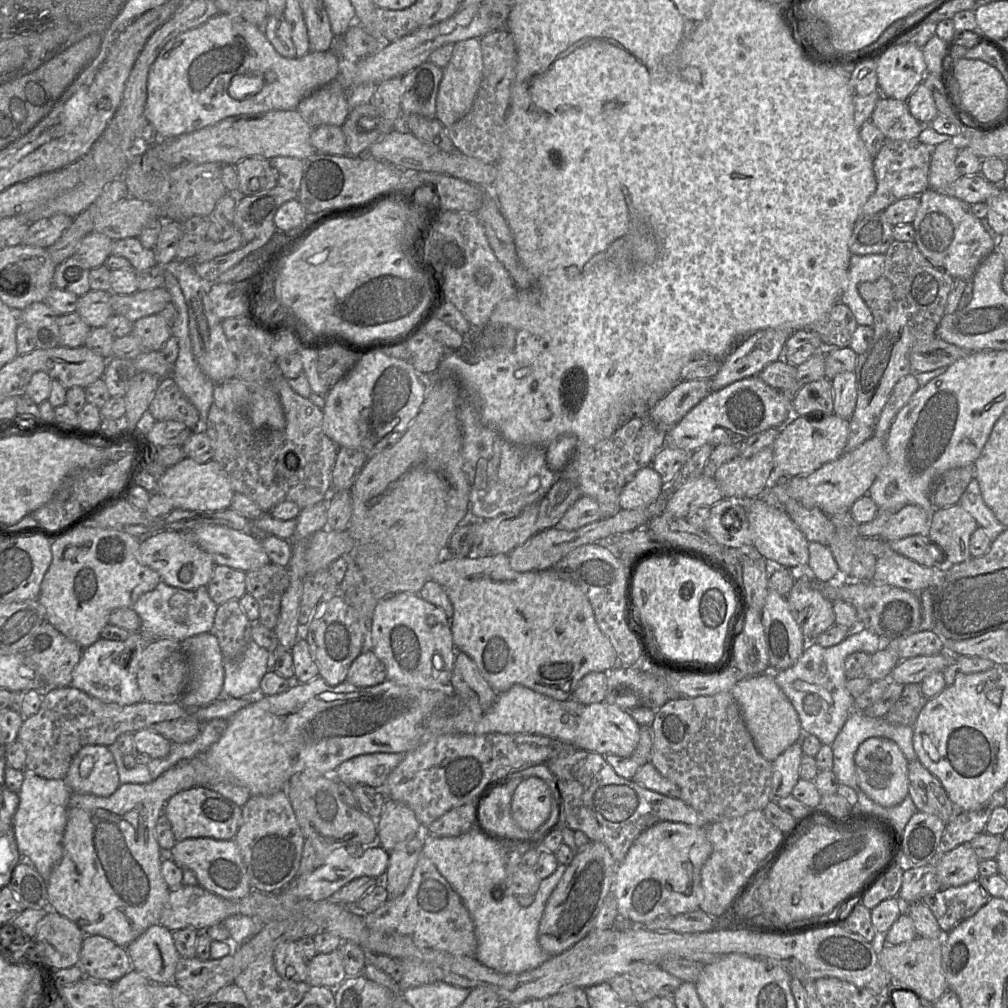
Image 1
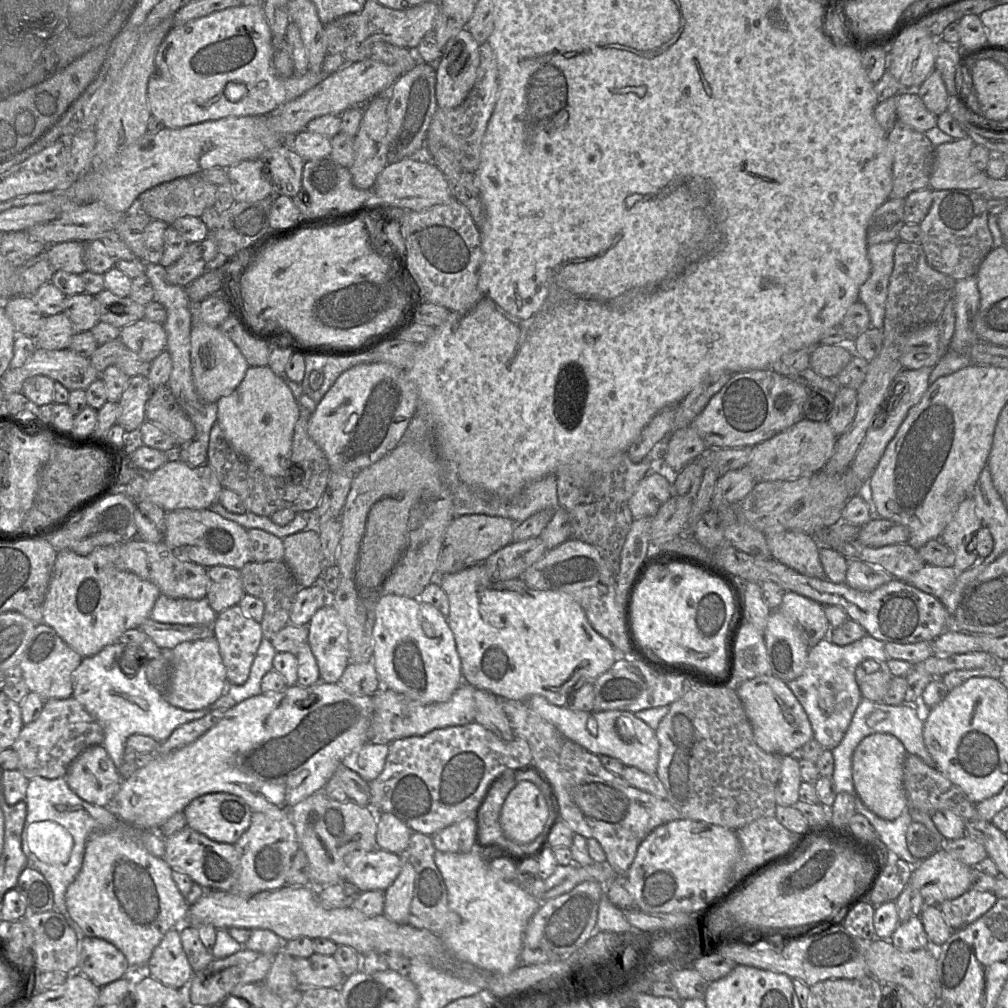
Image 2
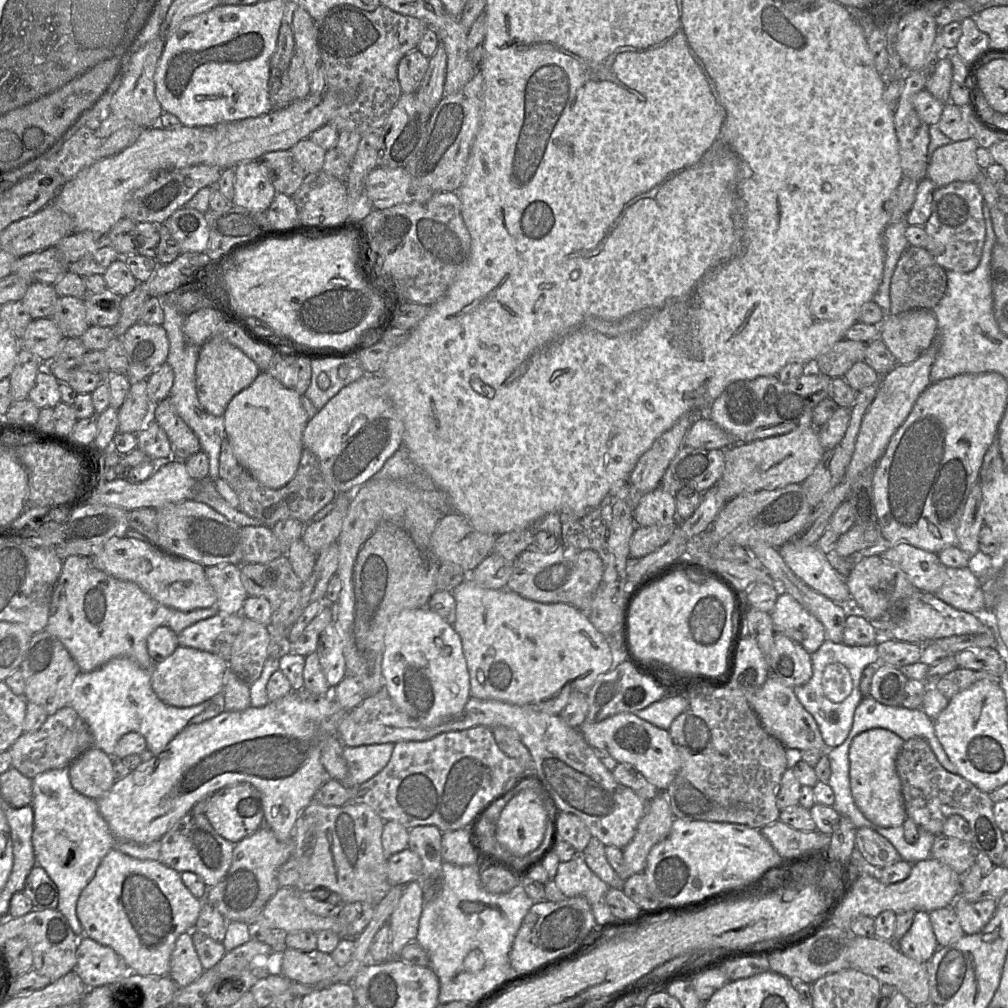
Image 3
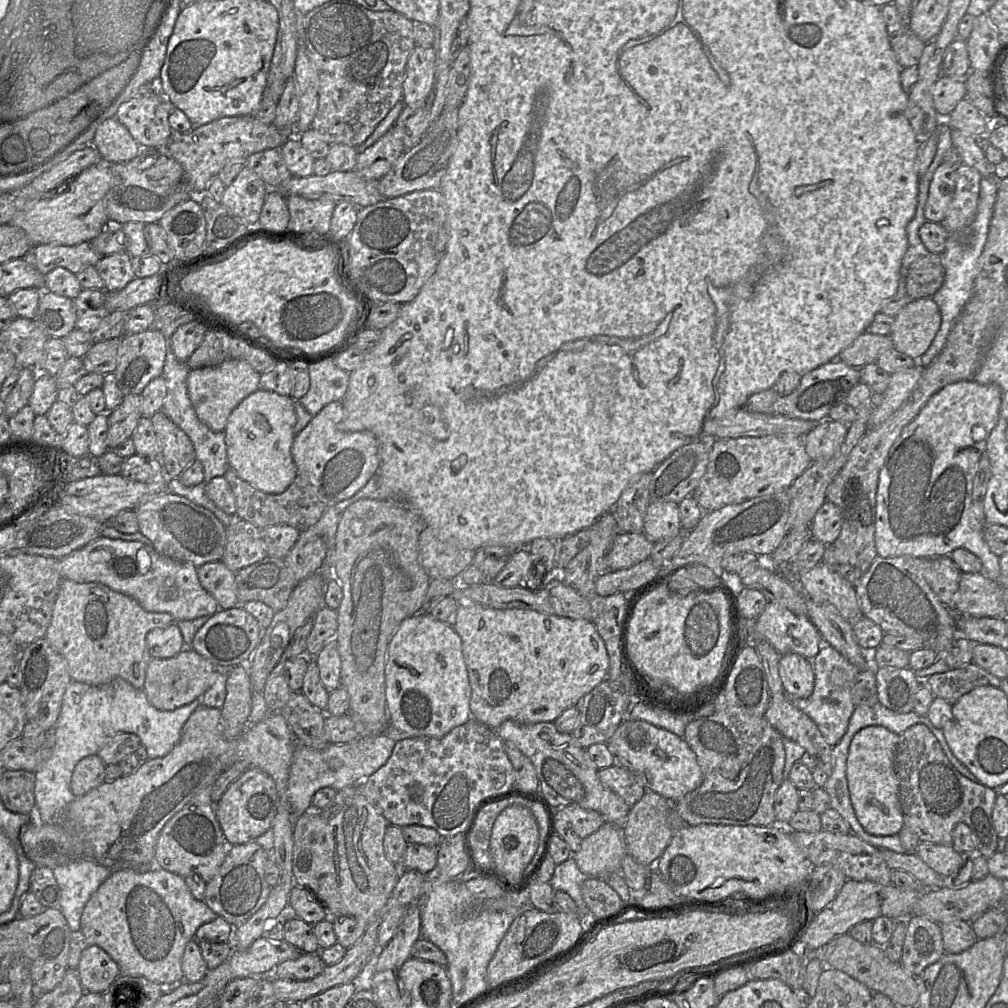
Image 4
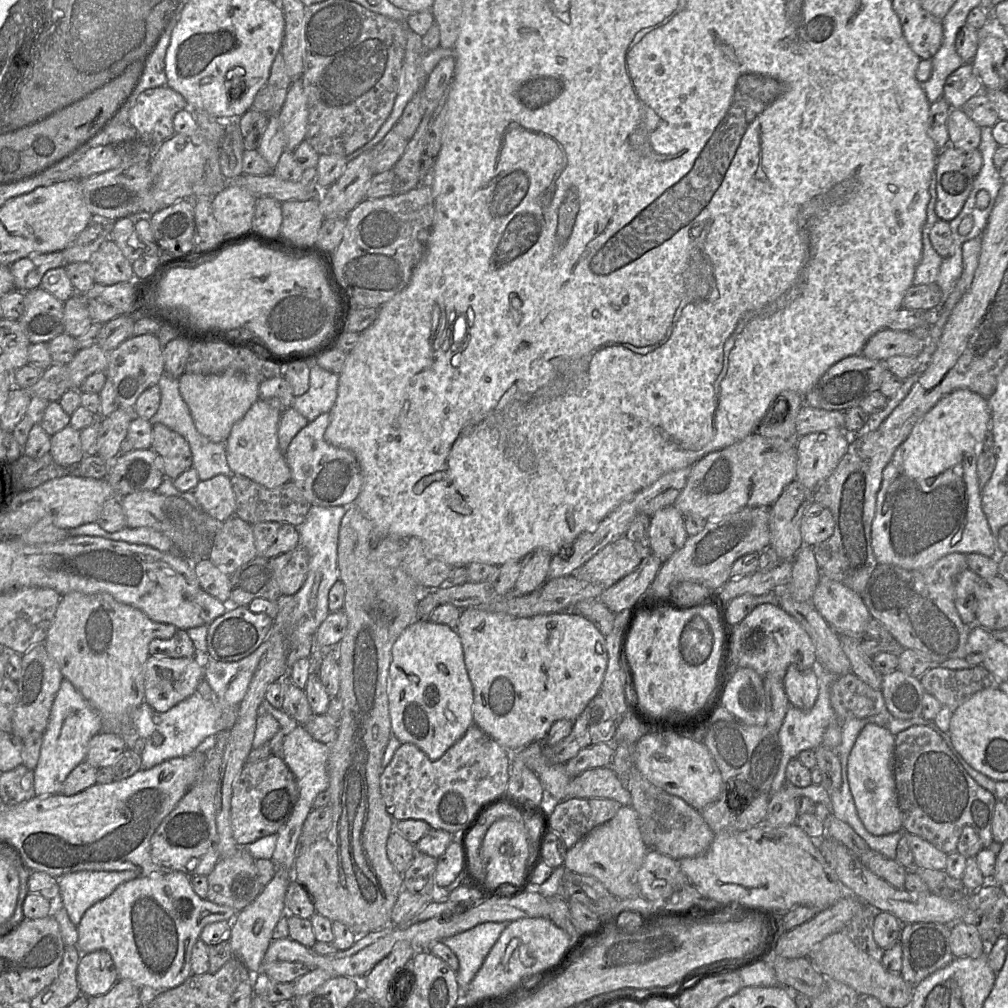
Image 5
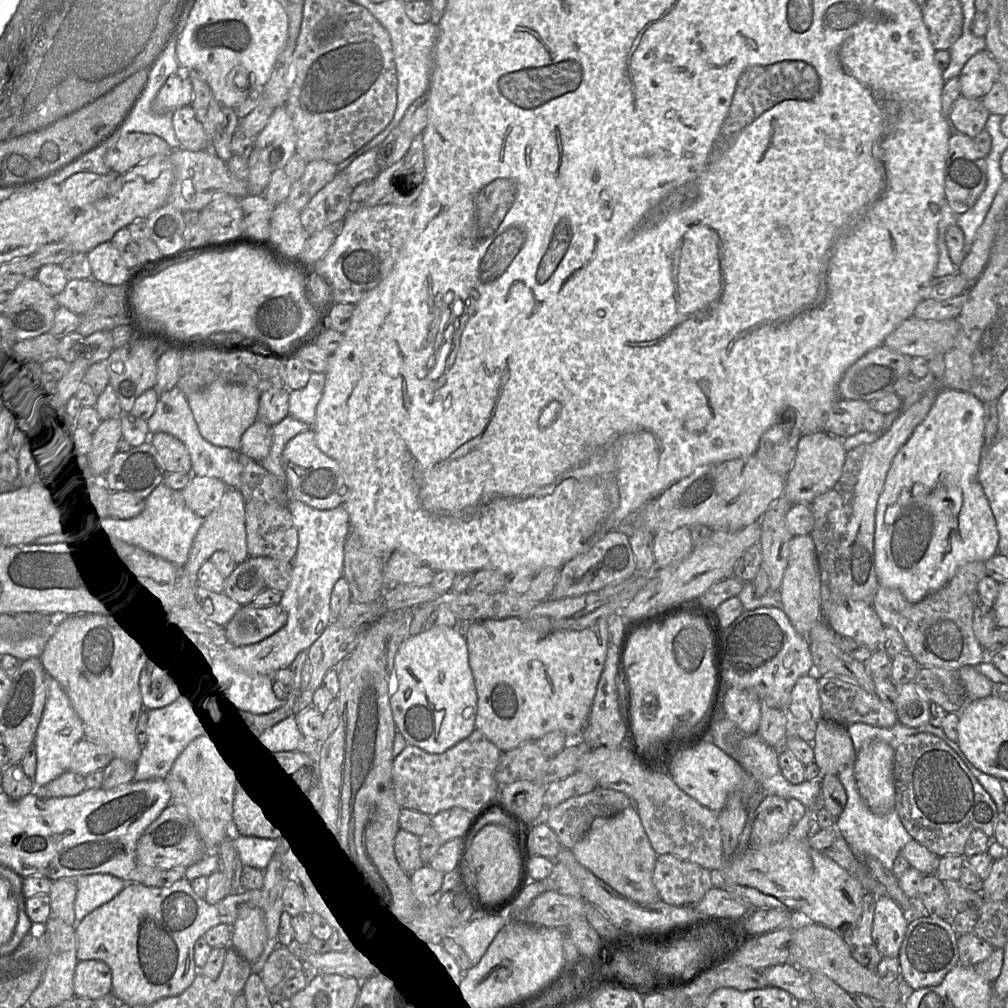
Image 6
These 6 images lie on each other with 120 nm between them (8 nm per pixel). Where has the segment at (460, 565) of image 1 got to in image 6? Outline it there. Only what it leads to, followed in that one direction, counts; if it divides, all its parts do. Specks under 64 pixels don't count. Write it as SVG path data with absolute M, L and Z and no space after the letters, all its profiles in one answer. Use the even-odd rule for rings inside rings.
M636 574L609 603L585 616L552 621L549 632L534 630L515 617L490 618L471 623L464 636L478 697L476 729L502 753L525 742L537 741L556 730L565 732L571 741L581 741L581 733L586 727L608 656L608 618L612 613L621 611L644 588L649 576Z

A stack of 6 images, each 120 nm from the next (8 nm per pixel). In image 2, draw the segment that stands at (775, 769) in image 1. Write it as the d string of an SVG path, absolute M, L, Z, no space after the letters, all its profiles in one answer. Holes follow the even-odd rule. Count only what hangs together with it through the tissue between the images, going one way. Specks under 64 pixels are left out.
M791 755L783 756L781 774L776 787L776 804L780 806L793 806L799 800L801 782L799 761L791 757Z

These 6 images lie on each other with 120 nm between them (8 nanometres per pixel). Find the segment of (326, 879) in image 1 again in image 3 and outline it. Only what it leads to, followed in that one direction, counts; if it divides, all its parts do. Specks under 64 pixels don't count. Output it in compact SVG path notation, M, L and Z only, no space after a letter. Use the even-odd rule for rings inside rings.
M408 848L388 856L387 878L391 886L417 881L422 872L420 857Z

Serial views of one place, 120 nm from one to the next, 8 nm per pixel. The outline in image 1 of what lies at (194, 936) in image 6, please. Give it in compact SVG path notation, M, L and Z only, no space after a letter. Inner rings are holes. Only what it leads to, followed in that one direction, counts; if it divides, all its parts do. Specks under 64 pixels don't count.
M202 755L177 763L149 783L121 784L109 797L72 792L62 839L62 858L47 881L49 907L75 923L85 936L104 936L125 948L150 926L159 924L169 900L170 888L161 874L161 863L166 854L157 842L155 826L167 801L176 793L195 786L208 787L239 807L244 806L251 797L243 786L214 783L214 772Z

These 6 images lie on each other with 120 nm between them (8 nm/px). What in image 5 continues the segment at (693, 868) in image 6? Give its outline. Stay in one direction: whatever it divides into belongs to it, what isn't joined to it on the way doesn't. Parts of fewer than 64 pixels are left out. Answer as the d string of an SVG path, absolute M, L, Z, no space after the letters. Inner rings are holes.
M648 849L638 871L637 881L639 894L649 901L664 901L690 883L682 872L679 861L656 849Z

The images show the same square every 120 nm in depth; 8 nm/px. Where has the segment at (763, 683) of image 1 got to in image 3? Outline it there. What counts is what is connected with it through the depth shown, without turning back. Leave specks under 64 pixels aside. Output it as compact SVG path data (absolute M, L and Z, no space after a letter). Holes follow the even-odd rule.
M769 676L755 694L747 696L747 700L765 731L778 739L785 748L801 751L817 749L824 751L824 754L827 754L827 749L832 749L826 746L815 719L799 702L793 689L785 686L778 678Z

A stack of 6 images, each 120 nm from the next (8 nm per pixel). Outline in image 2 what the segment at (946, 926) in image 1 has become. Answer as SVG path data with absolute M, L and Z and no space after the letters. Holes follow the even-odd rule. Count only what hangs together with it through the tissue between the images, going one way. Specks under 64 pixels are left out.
M970 888L957 898L941 902L938 907L946 924L956 931L986 913L995 904L997 898L991 891Z

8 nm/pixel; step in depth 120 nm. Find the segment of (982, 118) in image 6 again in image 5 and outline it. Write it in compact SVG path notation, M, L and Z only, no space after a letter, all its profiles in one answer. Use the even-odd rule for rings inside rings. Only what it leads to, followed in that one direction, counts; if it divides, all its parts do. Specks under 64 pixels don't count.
M960 108L950 110L947 120L950 145L968 153L978 149L981 127L970 119Z

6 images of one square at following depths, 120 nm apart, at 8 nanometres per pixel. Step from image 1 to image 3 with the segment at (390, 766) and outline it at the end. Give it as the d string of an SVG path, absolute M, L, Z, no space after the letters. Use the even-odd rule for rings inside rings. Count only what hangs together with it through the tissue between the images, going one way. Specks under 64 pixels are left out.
M383 743L344 747L343 756L348 766L348 776L340 781L354 788L378 774L388 764L395 744Z

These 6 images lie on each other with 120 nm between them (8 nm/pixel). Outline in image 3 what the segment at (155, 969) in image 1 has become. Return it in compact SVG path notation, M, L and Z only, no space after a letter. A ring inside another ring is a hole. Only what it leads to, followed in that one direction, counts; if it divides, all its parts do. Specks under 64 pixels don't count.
M181 934L171 954L168 976L178 987L186 987L195 982L203 972L204 969L193 945L191 934Z

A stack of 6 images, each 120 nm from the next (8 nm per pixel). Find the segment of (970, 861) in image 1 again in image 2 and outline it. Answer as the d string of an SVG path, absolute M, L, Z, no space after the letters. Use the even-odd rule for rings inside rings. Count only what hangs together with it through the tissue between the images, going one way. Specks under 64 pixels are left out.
M945 849L913 866L908 884L917 889L926 904L939 905L971 888L971 868Z

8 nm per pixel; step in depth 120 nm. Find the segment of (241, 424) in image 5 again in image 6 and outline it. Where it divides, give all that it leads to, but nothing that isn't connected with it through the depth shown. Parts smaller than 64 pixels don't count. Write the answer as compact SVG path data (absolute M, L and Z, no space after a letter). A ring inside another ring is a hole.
M256 420L242 435L238 452L258 463L267 457L272 444L271 427Z

